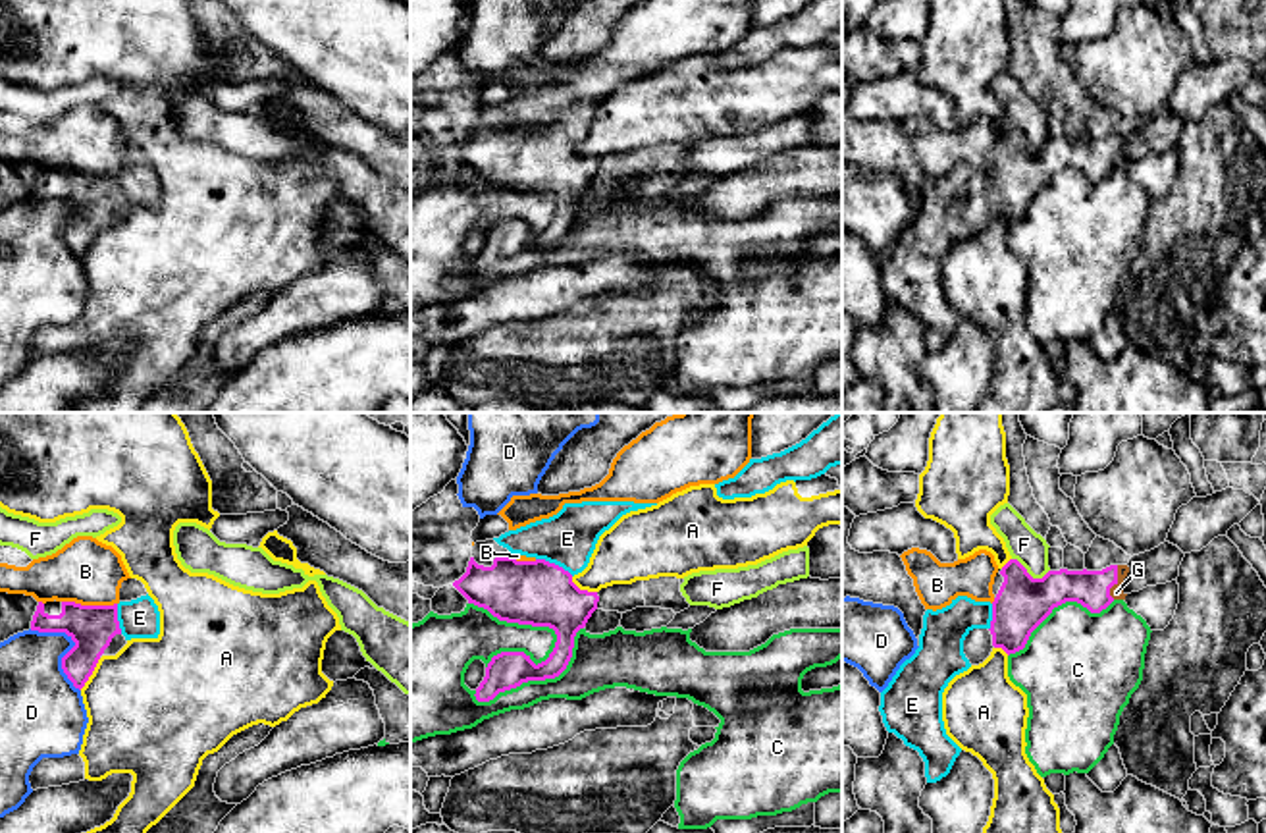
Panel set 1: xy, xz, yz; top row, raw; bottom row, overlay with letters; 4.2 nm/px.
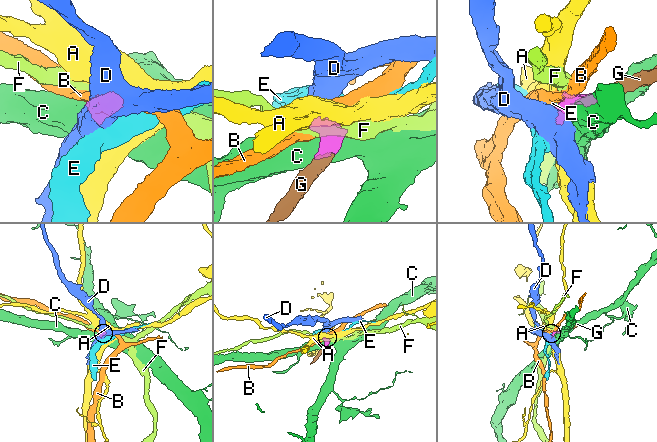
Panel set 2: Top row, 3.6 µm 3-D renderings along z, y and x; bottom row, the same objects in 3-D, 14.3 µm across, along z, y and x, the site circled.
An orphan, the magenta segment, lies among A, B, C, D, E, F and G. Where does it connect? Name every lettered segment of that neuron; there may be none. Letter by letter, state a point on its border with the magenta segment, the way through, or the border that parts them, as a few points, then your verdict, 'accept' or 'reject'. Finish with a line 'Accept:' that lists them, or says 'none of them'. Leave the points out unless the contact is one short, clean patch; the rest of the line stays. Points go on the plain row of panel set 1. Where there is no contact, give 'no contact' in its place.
A: contact xy (91, 241); reject
B: contact xy (89, 174); border xy (62, 168), (116, 172); reject
C: contact xz (521, 191); reject
D: contact xy (76, 213); border xy (29, 197), (62, 199), (74, 211), (62, 240), (79, 259); reject
E: contact xz (553, 132); accept
F: contact yz (1029, 143); border yz (1012, 126), (1033, 145), (1043, 145), (1049, 139); reject
G: contact yz (1116, 151); way yz (1091, 157), (1116, 151), (1116, 161); accept
Accept: E, G

